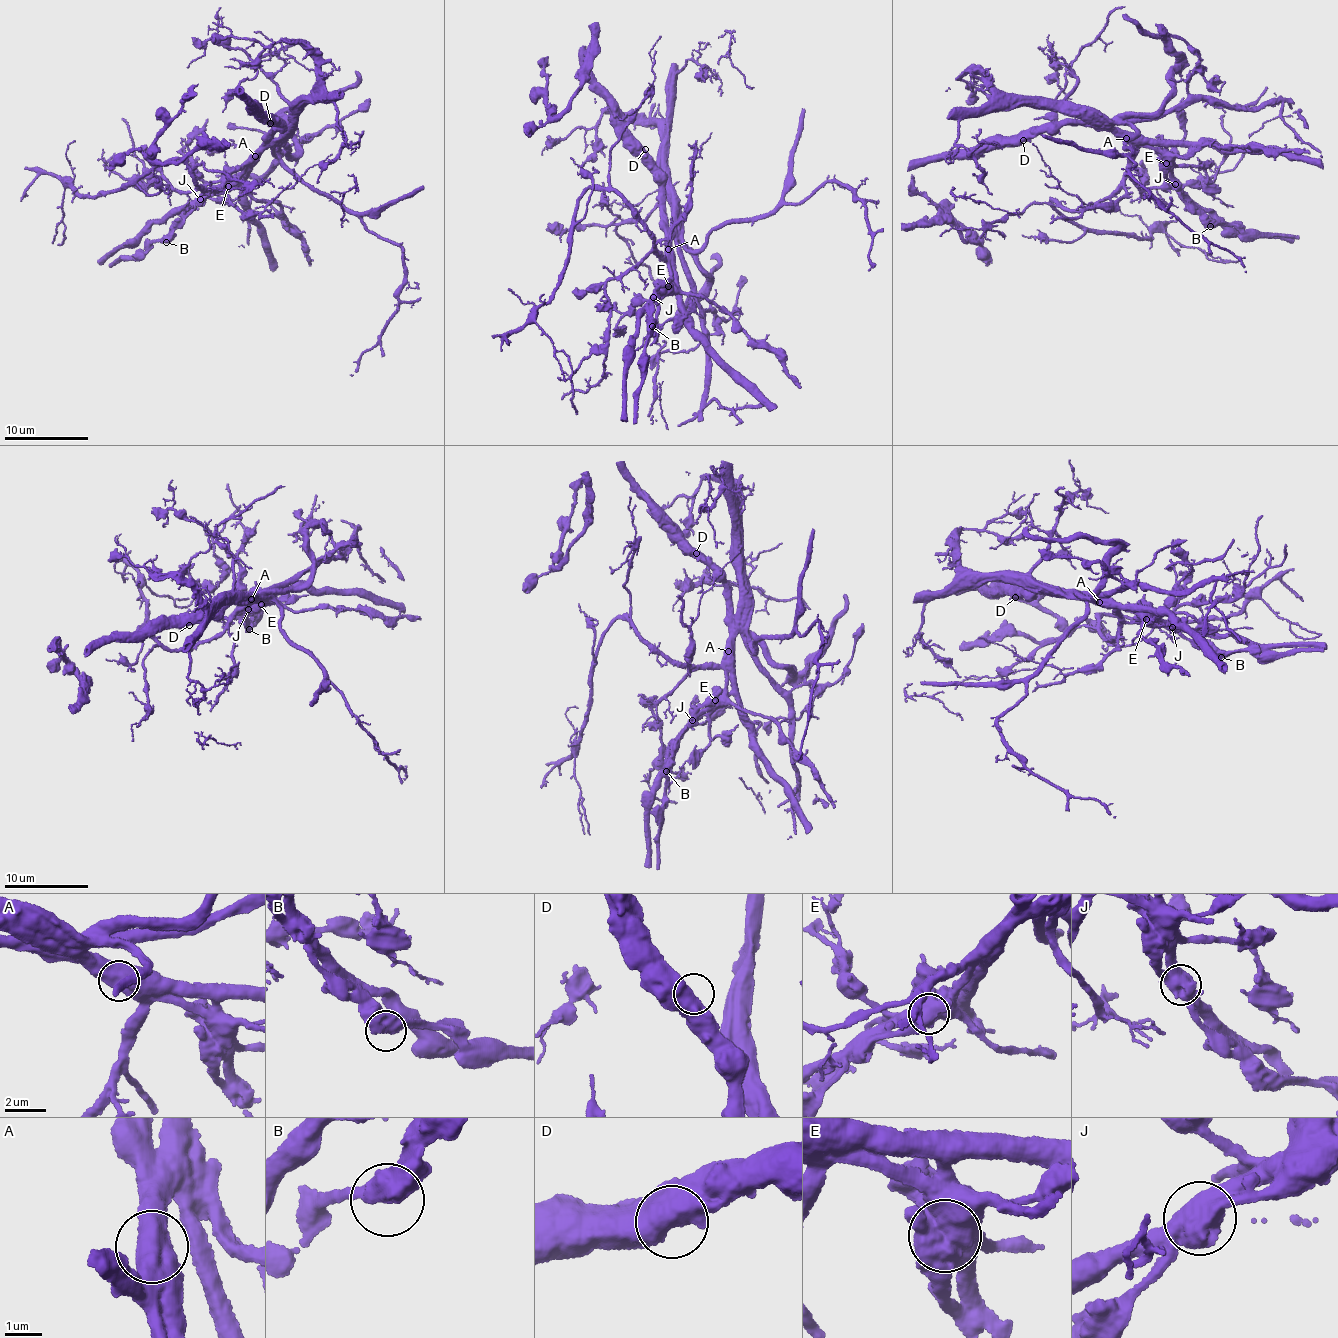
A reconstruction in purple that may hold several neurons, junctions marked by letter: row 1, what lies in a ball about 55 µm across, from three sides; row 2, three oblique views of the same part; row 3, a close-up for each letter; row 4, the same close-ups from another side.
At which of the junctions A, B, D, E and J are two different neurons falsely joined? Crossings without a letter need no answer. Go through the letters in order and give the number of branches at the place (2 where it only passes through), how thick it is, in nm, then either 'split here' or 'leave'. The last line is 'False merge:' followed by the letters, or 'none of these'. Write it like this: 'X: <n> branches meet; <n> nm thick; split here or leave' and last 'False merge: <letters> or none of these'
A: 2 branches meet; 750 nm thick; split here
B: 2 branches meet; 600 nm thick; leave
D: 1 branches meet; 850 nm thick; leave
E: 2 branches meet; 1050 nm thick; split here
J: 2 branches meet; 750 nm thick; split here
False merge: A, E, J

